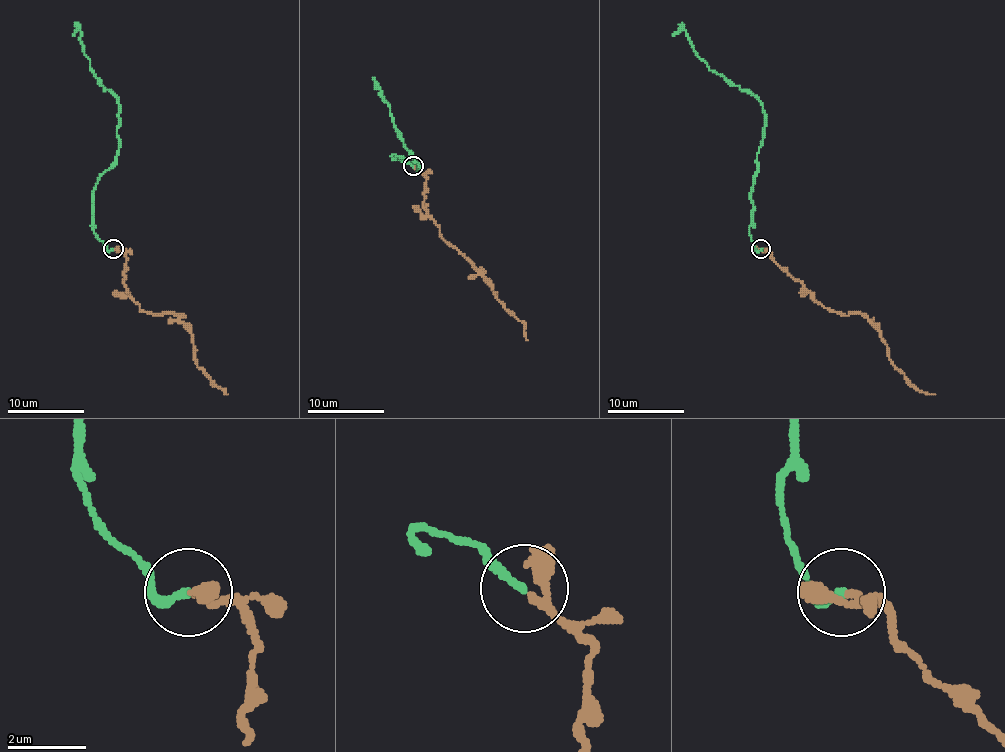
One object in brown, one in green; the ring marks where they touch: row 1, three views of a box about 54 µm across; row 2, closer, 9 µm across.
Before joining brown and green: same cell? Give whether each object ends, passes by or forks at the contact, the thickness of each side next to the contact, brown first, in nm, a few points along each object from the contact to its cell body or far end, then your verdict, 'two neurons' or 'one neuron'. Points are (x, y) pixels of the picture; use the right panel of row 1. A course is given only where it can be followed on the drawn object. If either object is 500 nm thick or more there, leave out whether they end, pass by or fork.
brown passes by | green ends | 180/220 nm | brown via (760, 250), (768, 250), (808, 292), (835, 312), (862, 313), (879, 333), (893, 363), (920, 392), (935, 394) | green via (760, 248), (755, 246), (749, 231), (751, 187), (764, 133), (762, 104), (709, 68), (684, 30), (672, 35) | one neuron

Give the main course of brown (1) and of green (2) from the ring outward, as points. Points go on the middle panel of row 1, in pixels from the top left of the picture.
1: (415, 165), (426, 179), (426, 213), (445, 240), (491, 284), (495, 298), (524, 325), (528, 340)
2: (413, 165), (393, 154), (391, 156), (418, 163), (416, 169), (418, 167), (372, 77)

